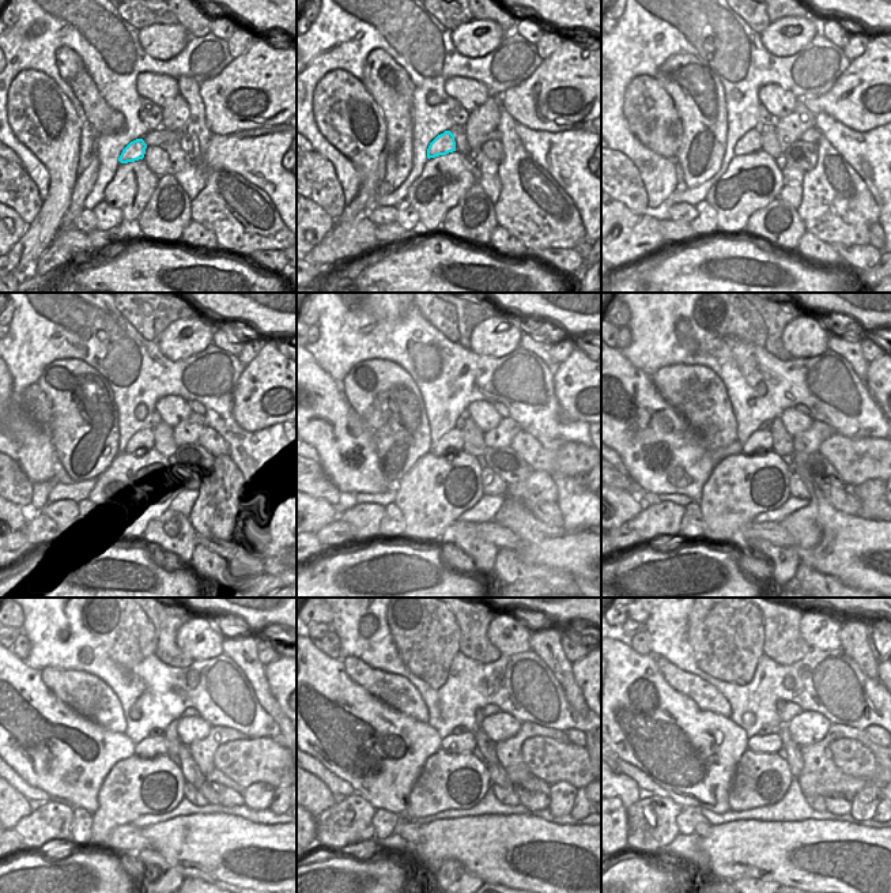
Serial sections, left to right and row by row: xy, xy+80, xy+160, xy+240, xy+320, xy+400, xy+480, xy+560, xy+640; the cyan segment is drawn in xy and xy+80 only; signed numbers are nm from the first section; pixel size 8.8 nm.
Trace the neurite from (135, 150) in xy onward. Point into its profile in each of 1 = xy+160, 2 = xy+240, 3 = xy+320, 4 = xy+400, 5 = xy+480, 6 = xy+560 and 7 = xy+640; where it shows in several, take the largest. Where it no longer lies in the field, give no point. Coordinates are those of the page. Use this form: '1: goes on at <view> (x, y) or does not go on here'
1: goes on at xy+160 (751, 142)
2: goes on at xy+240 (143, 440)
3: goes on at xy+320 (453, 440)
4: goes on at xy+400 (761, 440)
5: goes on at xy+480 (148, 746)
6: goes on at xy+560 (453, 743)
7: goes on at xy+640 (771, 743)

